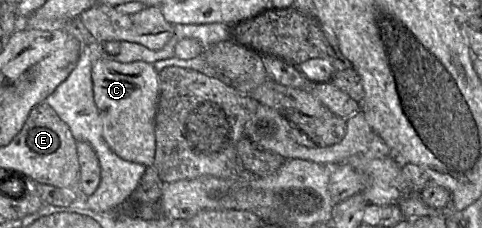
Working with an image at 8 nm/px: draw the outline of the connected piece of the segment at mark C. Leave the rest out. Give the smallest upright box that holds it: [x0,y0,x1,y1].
[92,60,159,167]

